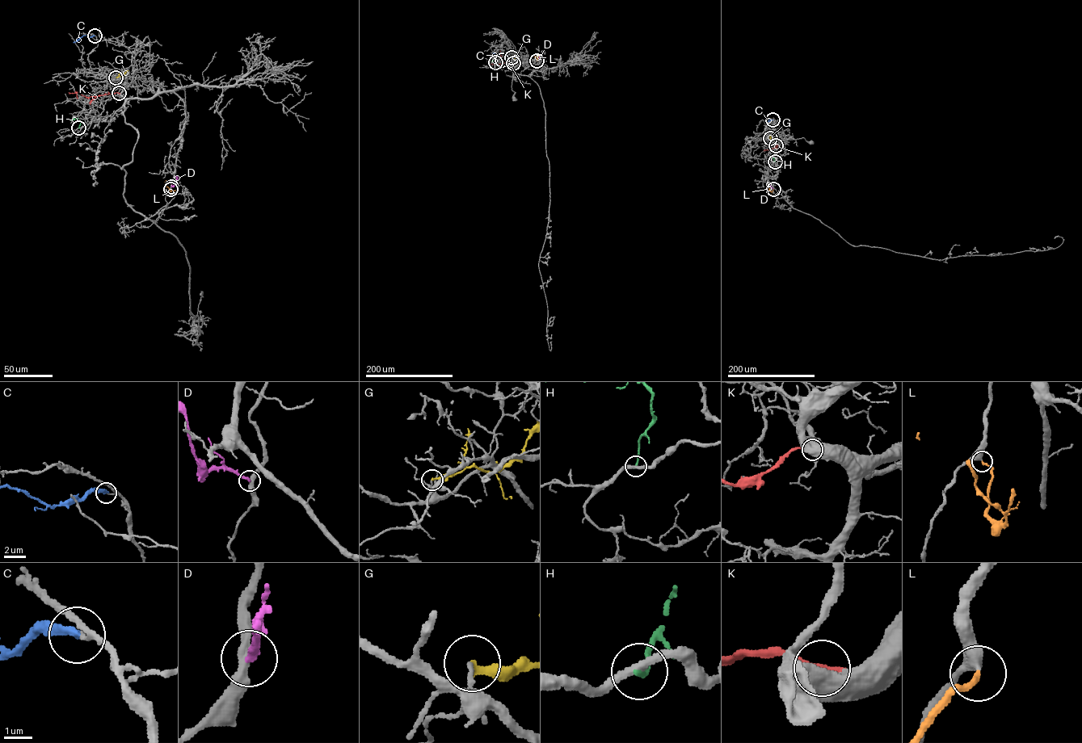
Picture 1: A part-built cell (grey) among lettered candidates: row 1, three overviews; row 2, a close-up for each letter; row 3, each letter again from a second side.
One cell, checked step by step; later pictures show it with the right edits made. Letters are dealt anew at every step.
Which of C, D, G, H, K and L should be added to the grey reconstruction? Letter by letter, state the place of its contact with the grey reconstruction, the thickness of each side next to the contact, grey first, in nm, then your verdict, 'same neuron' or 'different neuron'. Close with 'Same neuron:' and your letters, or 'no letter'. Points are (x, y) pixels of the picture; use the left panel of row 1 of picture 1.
C: (94, 35) | 90/300 nm | different neuron
D: (171, 186) | 400/300 nm | different neuron
G: (115, 77) | 160/280 nm | different neuron
H: (78, 128) | 280/200 nm | different neuron
K: (119, 93) | 800/360 nm | different neuron
L: (170, 189) | 380/200 nm | same neuron
Same neuron: L

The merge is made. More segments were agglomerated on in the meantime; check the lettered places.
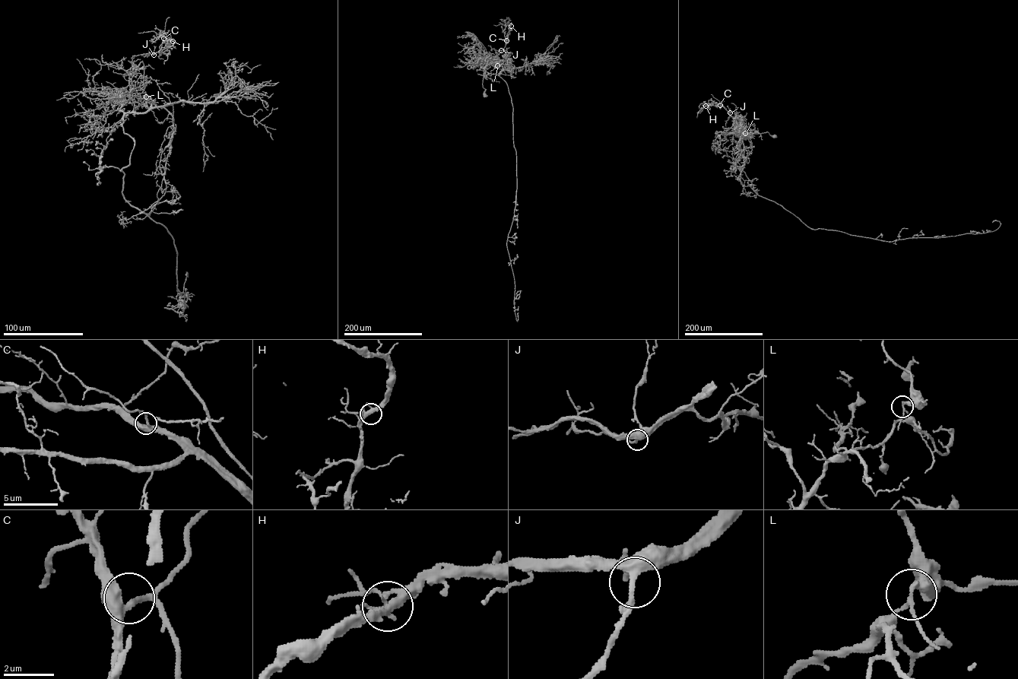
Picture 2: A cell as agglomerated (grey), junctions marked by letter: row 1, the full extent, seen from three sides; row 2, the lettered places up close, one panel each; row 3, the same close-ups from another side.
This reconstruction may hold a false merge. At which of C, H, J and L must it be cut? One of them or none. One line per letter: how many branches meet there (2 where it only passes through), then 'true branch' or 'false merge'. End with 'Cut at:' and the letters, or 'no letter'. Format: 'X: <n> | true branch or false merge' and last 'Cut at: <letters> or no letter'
C: 3 | true branch
H: 4 | true branch
J: 3 | true branch
L: 3 | false merge
Cut at: L

